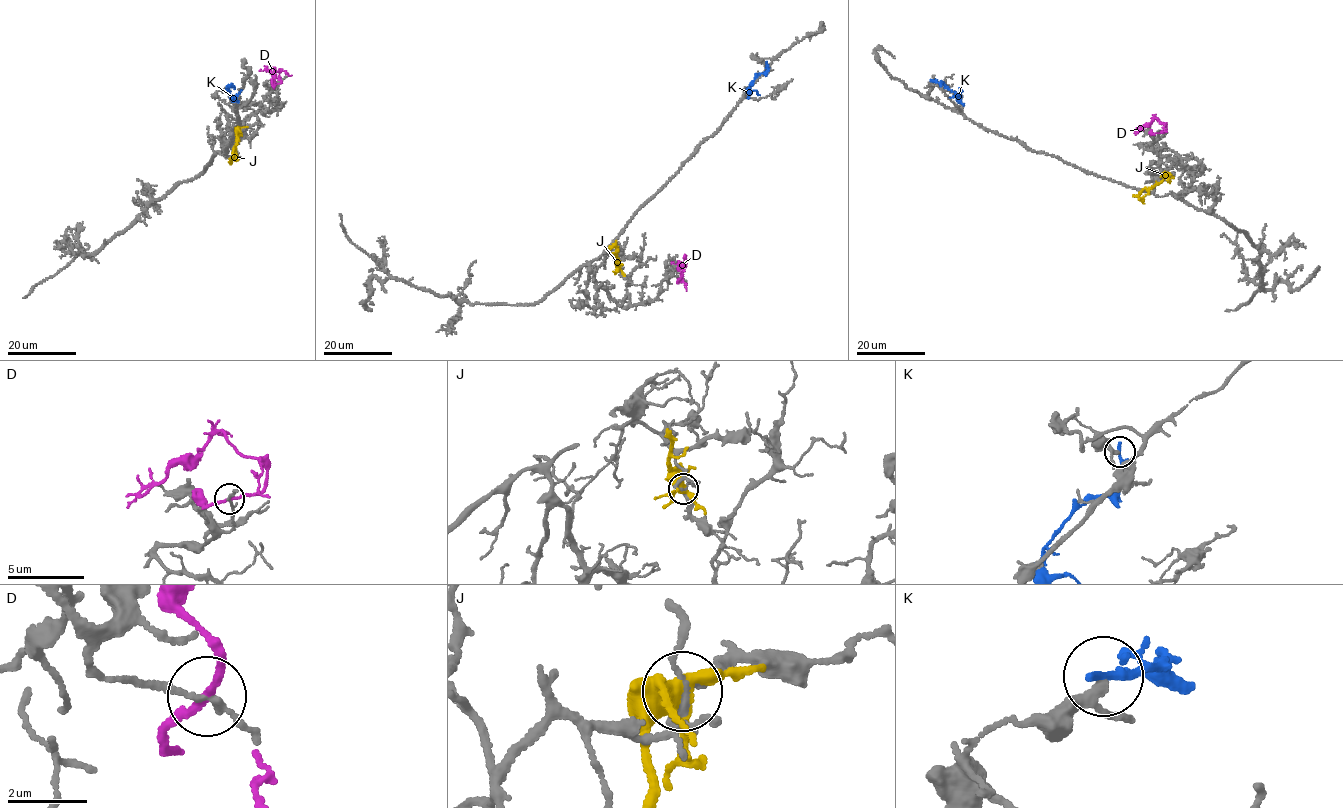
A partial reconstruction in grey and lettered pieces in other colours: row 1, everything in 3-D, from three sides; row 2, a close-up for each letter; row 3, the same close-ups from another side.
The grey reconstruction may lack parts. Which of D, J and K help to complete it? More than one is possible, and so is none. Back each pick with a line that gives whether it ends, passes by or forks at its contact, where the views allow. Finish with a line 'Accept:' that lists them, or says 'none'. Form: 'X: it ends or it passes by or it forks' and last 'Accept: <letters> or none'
Accept: none

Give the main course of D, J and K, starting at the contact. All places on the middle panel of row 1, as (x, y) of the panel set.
D: (681, 278), (677, 282), (681, 280), (684, 256)
J: (619, 269), (614, 244), (607, 251)
K: (766, 63), (766, 71), (759, 74), (749, 88), (760, 94)

